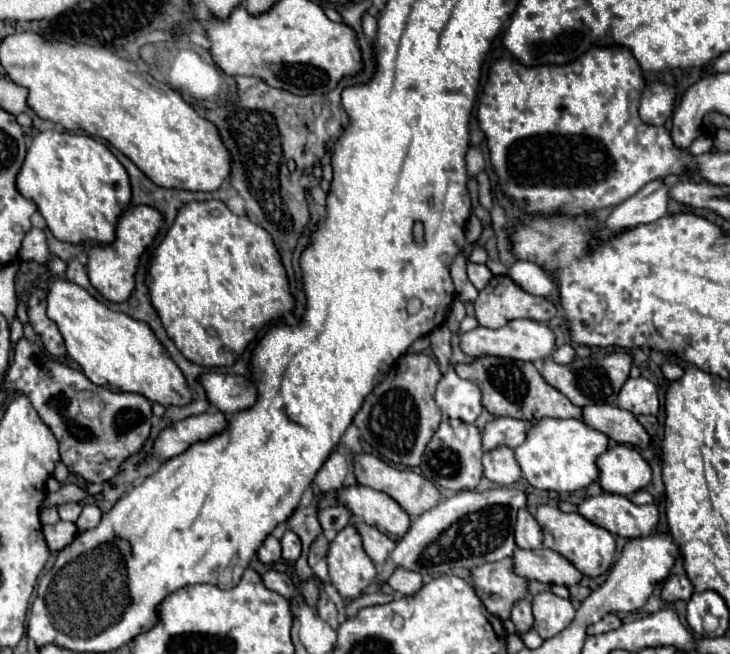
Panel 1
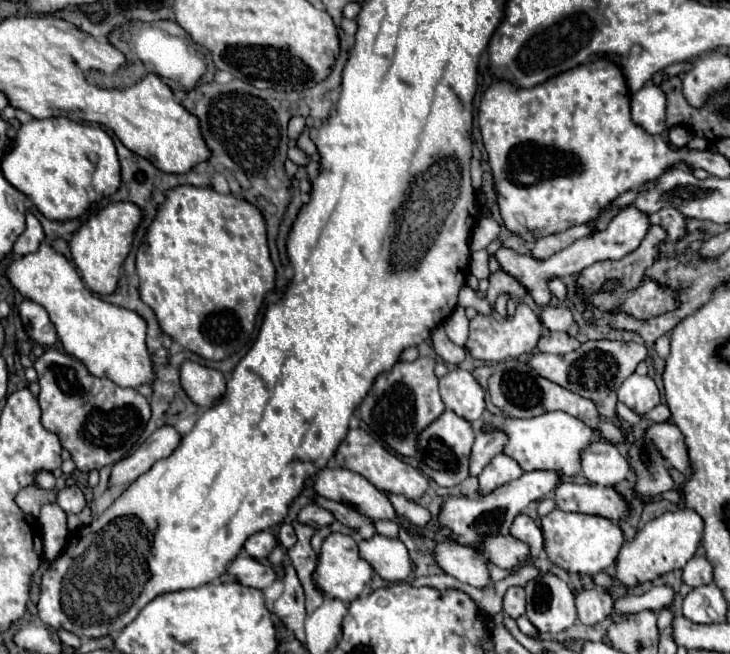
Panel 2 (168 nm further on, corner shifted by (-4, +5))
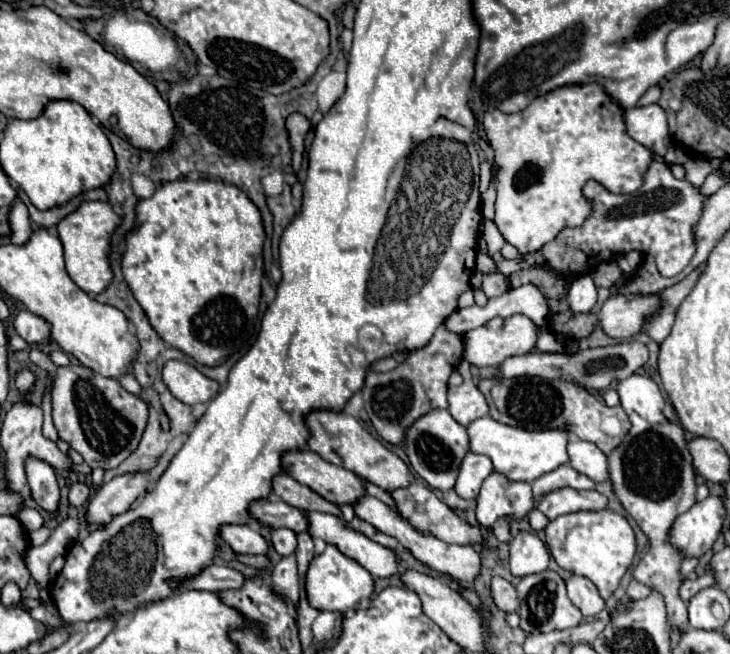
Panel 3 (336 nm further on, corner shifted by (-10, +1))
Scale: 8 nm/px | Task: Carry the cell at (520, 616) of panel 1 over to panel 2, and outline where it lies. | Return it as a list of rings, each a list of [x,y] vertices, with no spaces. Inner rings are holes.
[[[512,586],[506,590],[504,594],[504,612],[512,618],[518,618],[526,612],[526,596],[524,596],[524,588]]]

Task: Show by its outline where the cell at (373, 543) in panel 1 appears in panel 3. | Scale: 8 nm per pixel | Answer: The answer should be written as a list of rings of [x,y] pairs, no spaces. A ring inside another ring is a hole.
[[[278,474],[272,480],[274,486],[274,494],[278,498],[282,498],[286,504],[296,506],[300,510],[314,510],[314,512],[324,512],[324,514],[332,514],[342,518],[342,512],[336,504],[324,500],[320,494],[316,494],[314,490],[310,490],[308,486],[296,482],[292,476],[288,474]]]

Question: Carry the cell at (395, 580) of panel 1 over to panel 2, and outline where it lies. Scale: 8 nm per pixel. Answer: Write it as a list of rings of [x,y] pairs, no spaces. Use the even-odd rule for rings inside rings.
[[[374,534],[368,540],[360,540],[358,550],[360,558],[364,558],[386,582],[404,582],[412,572],[412,560],[400,540]]]

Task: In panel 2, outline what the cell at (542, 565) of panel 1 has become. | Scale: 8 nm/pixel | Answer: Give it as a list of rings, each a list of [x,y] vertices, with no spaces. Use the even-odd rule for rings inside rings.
[[[486,534],[486,556],[490,562],[494,562],[498,568],[512,568],[518,562],[528,560],[528,546],[512,536],[500,536],[500,534]]]

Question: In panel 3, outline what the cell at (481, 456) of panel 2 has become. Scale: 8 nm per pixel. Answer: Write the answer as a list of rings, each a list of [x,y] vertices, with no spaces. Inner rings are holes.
[[[468,452],[462,462],[454,490],[462,498],[476,498],[482,482],[492,474],[492,470],[494,468],[492,468],[492,462],[488,456]]]

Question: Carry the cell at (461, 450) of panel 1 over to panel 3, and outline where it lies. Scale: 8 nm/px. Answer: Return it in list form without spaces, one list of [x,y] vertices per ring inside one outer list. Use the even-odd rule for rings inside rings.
[[[432,410],[420,418],[420,422],[412,424],[406,438],[406,450],[412,468],[436,490],[450,490],[456,484],[456,476],[460,472],[460,464],[464,456],[470,452],[470,436],[464,426],[460,426],[448,410]]]

